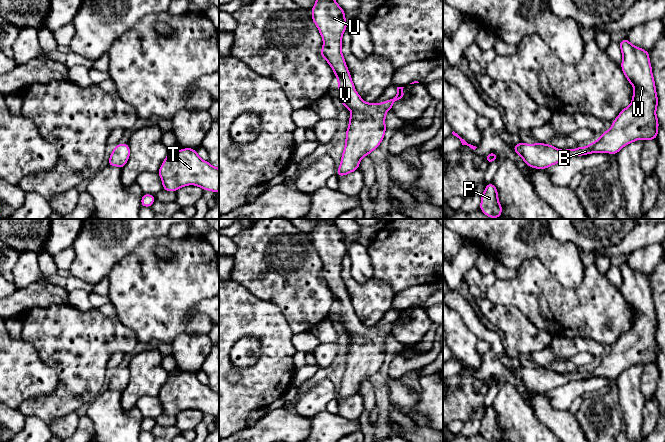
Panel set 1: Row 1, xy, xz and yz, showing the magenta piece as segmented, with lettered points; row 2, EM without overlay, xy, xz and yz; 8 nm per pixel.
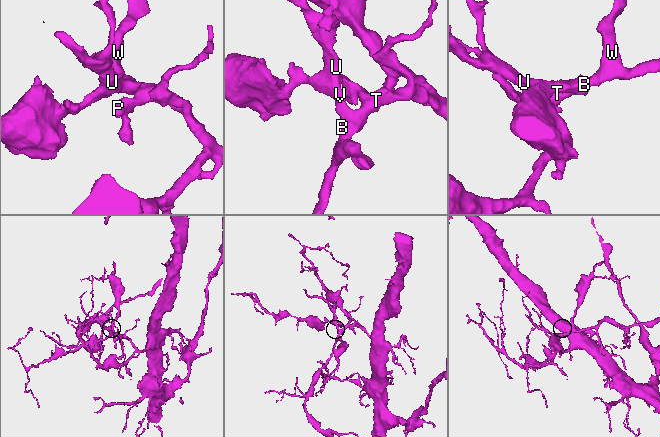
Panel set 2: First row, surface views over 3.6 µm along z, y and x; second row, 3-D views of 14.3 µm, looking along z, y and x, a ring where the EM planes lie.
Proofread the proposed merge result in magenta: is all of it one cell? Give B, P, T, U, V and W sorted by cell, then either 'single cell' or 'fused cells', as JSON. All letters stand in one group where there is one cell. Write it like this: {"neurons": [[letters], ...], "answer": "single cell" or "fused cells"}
{"neurons": [["B", "P", "T", "U", "V", "W"]], "answer": "single cell"}

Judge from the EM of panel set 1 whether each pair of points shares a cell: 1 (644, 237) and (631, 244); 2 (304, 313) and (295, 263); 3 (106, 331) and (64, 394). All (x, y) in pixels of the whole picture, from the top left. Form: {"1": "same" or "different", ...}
{"1": "same", "2": "same", "3": "same"}

